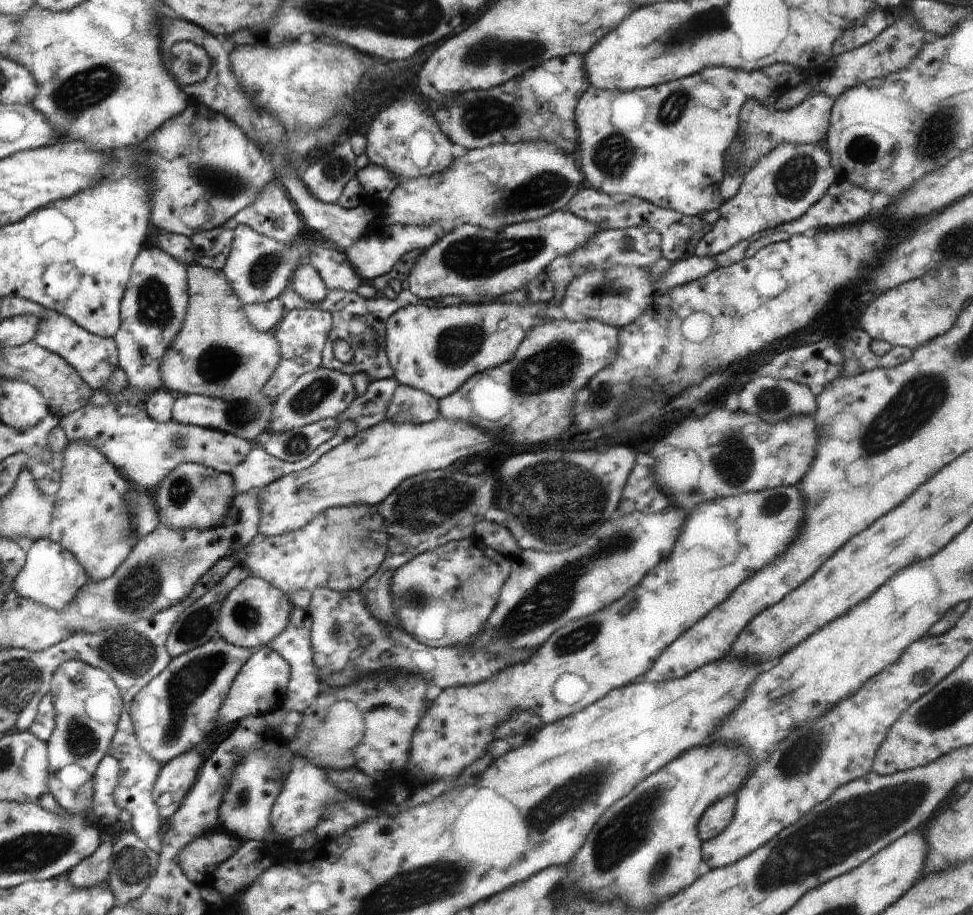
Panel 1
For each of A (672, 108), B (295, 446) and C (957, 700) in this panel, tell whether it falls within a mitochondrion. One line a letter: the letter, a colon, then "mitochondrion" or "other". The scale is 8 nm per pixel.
A: mitochondrion
B: mitochondrion
C: mitochondrion

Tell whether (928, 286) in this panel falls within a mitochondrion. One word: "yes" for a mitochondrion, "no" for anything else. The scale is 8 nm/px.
no

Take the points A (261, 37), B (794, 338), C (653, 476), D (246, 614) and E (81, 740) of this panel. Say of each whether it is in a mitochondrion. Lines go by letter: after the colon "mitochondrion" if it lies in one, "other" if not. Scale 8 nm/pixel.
A: other
B: other
C: other
D: mitochondrion
E: mitochondrion

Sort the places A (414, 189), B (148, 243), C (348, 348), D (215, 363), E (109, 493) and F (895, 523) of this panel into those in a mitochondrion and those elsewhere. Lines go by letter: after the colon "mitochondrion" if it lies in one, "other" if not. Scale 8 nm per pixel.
A: other
B: other
C: mitochondrion
D: mitochondrion
E: other
F: other

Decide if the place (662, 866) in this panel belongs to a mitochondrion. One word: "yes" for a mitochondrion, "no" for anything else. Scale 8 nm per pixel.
yes

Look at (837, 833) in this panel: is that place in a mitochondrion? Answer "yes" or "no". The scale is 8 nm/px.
yes

